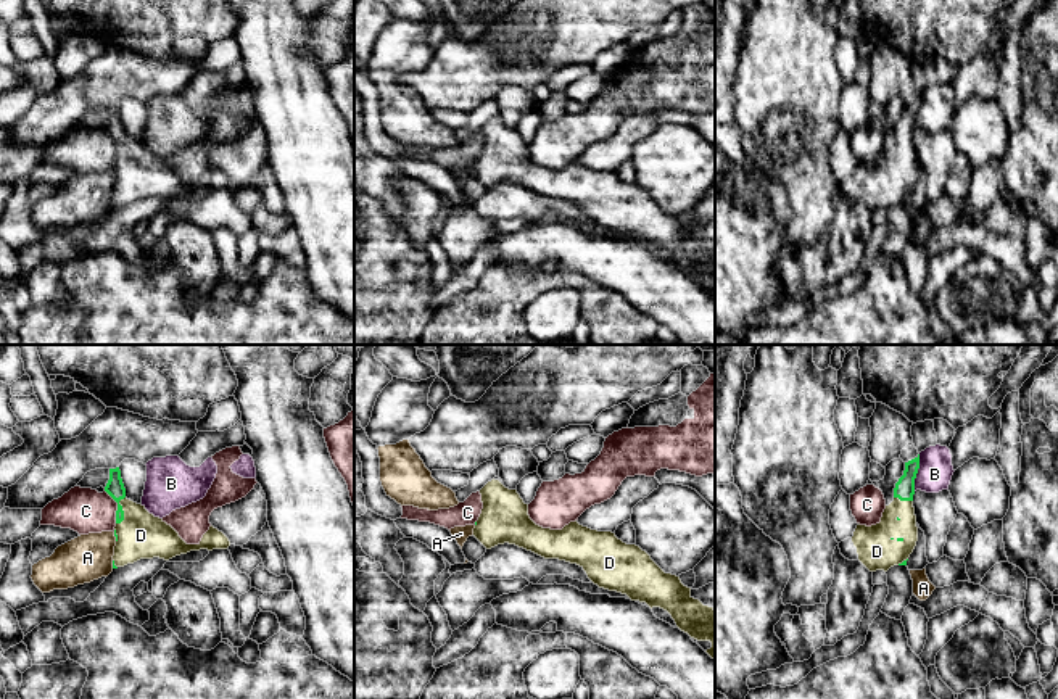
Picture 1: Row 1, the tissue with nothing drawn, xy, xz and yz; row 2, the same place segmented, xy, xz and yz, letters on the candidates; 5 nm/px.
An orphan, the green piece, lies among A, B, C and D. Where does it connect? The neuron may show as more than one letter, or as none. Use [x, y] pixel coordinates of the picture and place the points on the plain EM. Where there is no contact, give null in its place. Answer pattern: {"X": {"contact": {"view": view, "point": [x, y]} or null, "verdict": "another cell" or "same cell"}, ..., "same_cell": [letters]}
{"A": {"contact": {"view": "xy", "point": [115, 174]}, "verdict": "another cell"}, "B": {"contact": {"view": "yz", "point": [917, 111]}, "verdict": "another cell"}, "C": {"contact": {"view": "xy", "point": [118, 145]}, "verdict": "another cell"}, "D": {"contact": {"view": "xy", "point": [123, 150]}, "verdict": "same cell"}, "same_cell": ["D"]}

